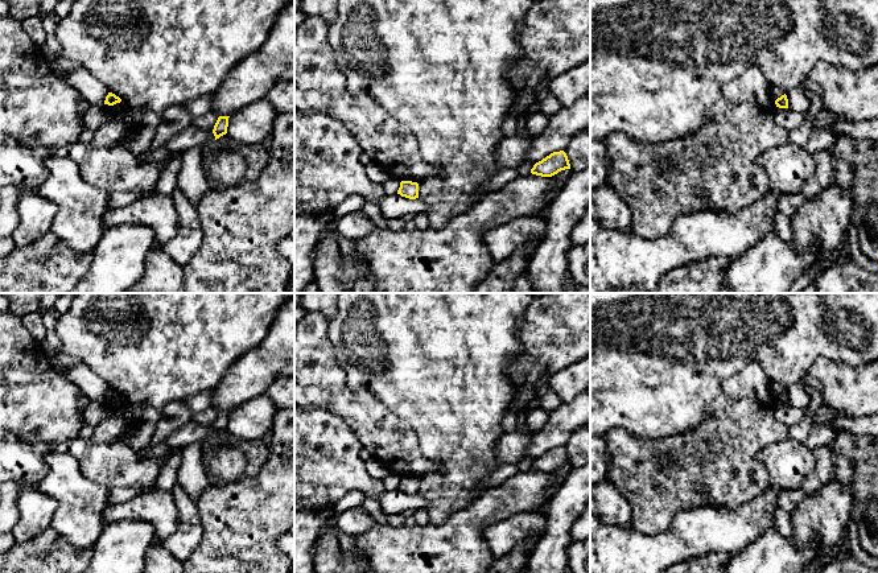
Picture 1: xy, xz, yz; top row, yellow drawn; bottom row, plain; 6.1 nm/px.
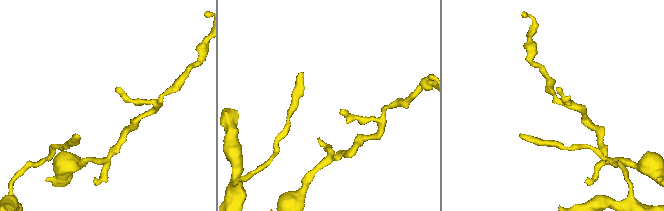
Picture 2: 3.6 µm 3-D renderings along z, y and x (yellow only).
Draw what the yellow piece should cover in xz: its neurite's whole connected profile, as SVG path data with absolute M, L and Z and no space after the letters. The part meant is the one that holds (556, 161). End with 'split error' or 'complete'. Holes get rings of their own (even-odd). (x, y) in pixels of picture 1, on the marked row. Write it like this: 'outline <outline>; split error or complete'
outline M560 151L551 153L541 161L536 162L531 169L531 173L541 177L552 177L565 169L570 169L570 164L566 153Z; complete

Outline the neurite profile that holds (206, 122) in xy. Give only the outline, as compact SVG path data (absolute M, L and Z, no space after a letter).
M211 110L211 111L209 111L205 115L201 115L198 118L193 118L191 119L191 125L195 125L195 127L198 127L198 128L201 128L203 131L207 131L207 132L213 132L214 125L215 125L218 118L219 116L217 115L217 112L214 112Z

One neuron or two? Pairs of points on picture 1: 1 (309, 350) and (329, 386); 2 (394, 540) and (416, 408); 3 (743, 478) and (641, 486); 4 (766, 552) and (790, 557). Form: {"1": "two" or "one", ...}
{"1": "one", "2": "two", "3": "one", "4": "one"}

